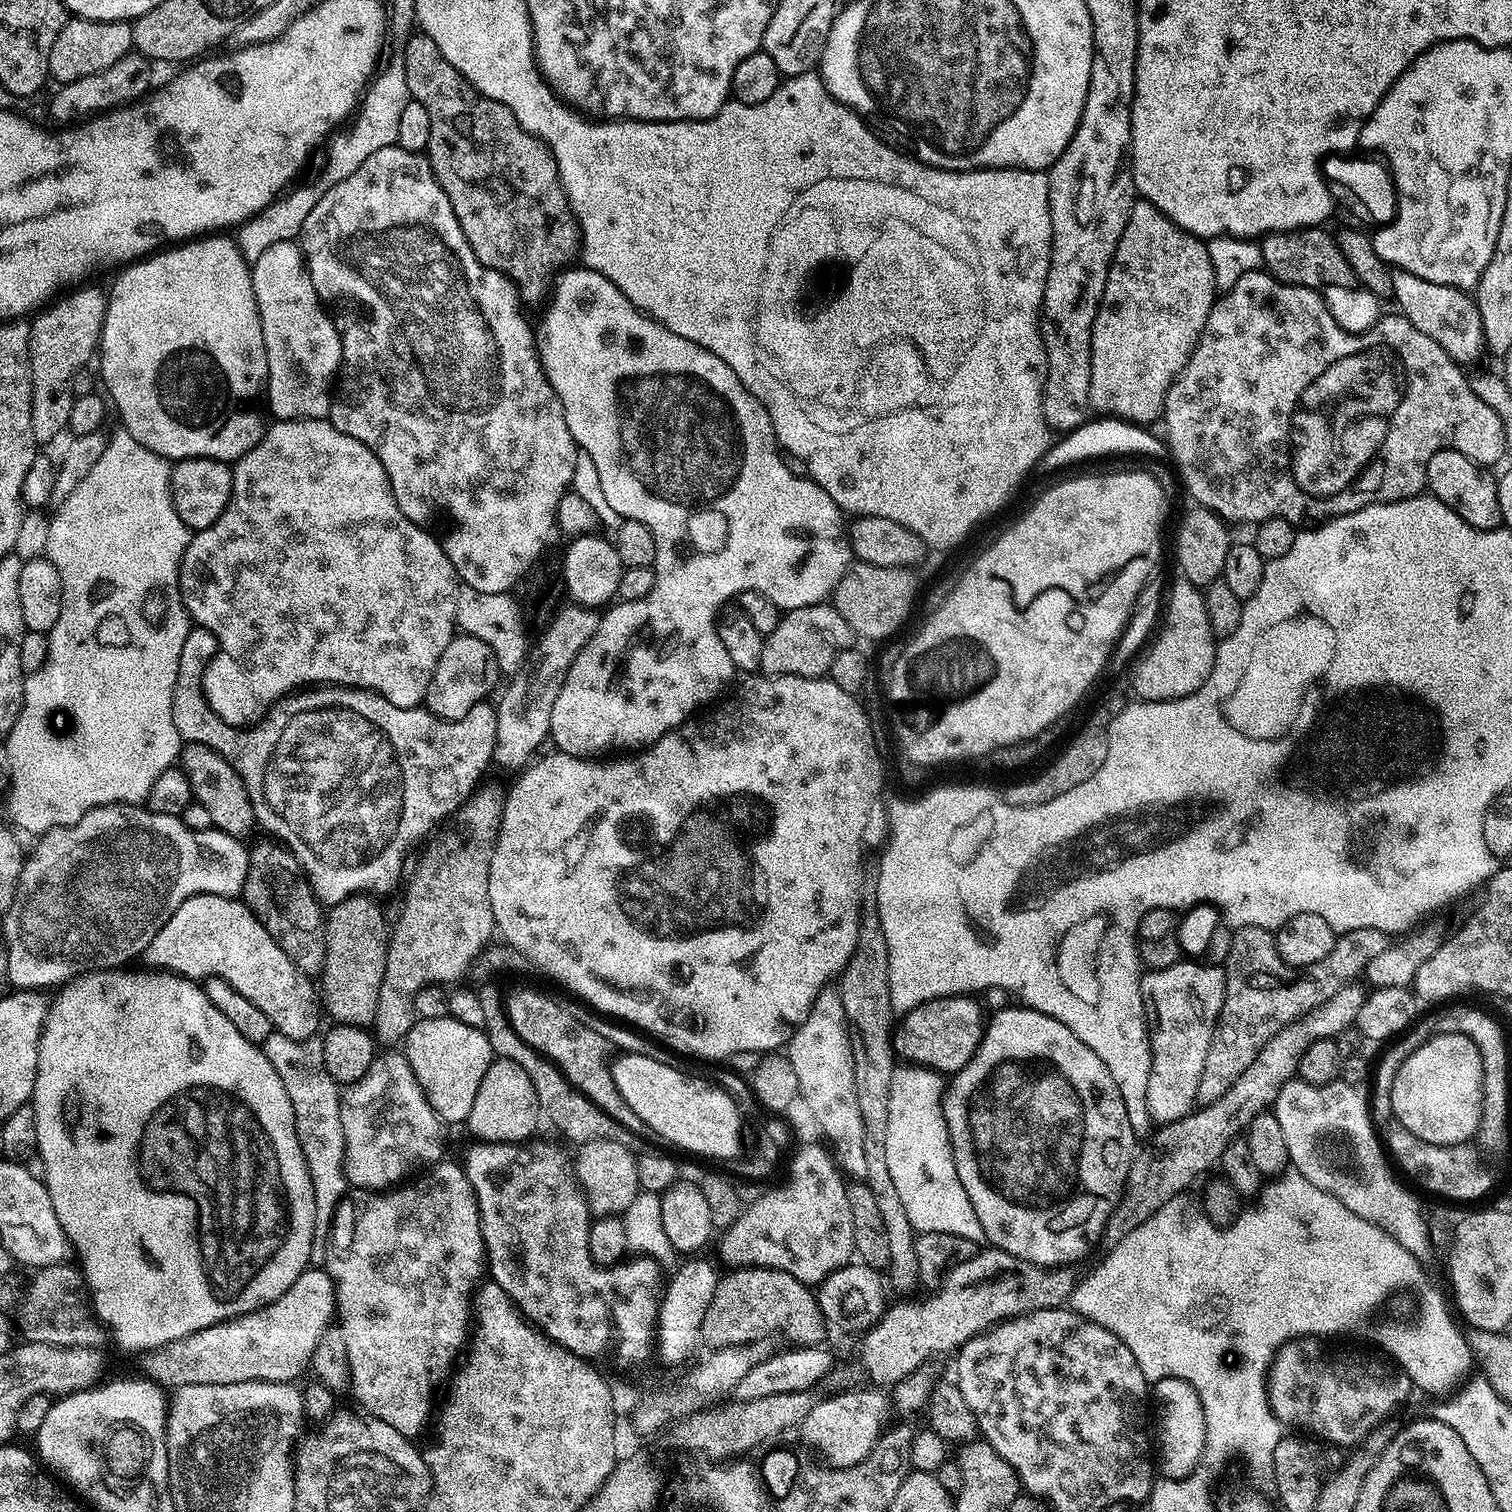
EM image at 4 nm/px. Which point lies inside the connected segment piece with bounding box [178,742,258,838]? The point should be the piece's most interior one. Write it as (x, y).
(215, 784)

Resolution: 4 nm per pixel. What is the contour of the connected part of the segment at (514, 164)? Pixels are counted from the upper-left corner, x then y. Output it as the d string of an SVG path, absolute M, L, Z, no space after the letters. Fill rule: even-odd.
M413 34L404 43L402 51L406 86L412 99L422 102L430 113L430 142L426 155L432 173L446 198L450 198L458 226L462 226L462 234L466 234L466 242L470 242L470 250L474 250L482 266L508 277L516 285L525 305L538 303L544 295L549 295L558 274L582 252L580 223L576 221L568 195L564 193L552 151L537 136L527 132L512 111L502 106L502 102L480 95L461 72L454 70L454 66L442 58L442 50L434 46L430 37Z

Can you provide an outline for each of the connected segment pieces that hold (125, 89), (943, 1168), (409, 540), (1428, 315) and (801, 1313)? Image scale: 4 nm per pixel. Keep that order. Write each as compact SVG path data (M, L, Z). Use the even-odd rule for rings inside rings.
M138 51L126 53L114 66L102 70L93 76L87 76L81 80L75 80L69 84L59 85L58 90L52 96L52 116L56 120L68 120L64 122L76 122L81 118L91 117L93 114L103 114L113 108L133 103L153 91L152 68L148 57Z
M897 1067L892 1075L888 1107L890 1118L886 1122L886 1162L890 1166L890 1178L898 1189L898 1198L902 1198L906 1218L910 1218L910 1226L917 1234L958 1234L977 1246L987 1245L986 1230L982 1230L982 1222L978 1222L978 1214L974 1214L974 1206L970 1206L970 1194L966 1194L966 1186L962 1186L954 1166L952 1143L944 1117L945 1077L931 1068L906 1067L910 1068Z
M325 418L322 420L276 420L269 423L264 430L264 436L251 448L243 458L235 461L231 465L232 469L232 493L230 494L230 502L226 506L226 510L222 510L222 514L211 524L209 528L201 528L193 535L192 541L186 546L186 550L182 554L182 562L180 563L180 593L182 594L182 602L186 606L189 617L199 627L210 630L216 635L216 642L221 653L224 652L232 661L229 664L215 665L217 676L205 679L204 681L204 697L210 706L210 710L214 710L214 714L218 714L218 718L222 718L222 722L226 722L235 728L246 728L253 724L259 724L265 716L268 715L278 701L284 699L285 696L295 693L297 690L303 689L305 686L347 686L350 688L364 688L367 692L377 692L382 698L386 698L386 702L394 702L394 706L402 706L403 708L418 708L424 704L424 695L428 692L430 682L434 678L434 666L438 666L438 658L442 658L442 650L446 650L446 646L450 646L453 636L457 635L456 626L456 593L458 591L458 577L454 566L450 562L450 558L446 558L444 553L444 545L439 539L436 540L427 531L427 527L410 522L406 518L406 514L402 514L402 510L398 506L398 502L392 493L392 483L388 481L386 470L382 466L382 462L378 462L378 458L368 449L365 444L358 442L358 438L350 438L350 434L346 434L342 430L338 430L332 425L331 420Z
M1399 270L1393 271L1394 300L1400 303L1399 311L1422 334L1430 334L1446 354L1461 366L1469 366L1480 355L1485 355L1486 343L1482 330L1482 318L1476 309L1476 301L1465 289L1442 286L1438 282L1426 282L1418 274Z
M745 1266L729 1271L729 1276L721 1275L716 1282L714 1298L710 1298L710 1306L706 1310L706 1318L702 1318L700 1340L708 1343L709 1349L734 1348L739 1344L755 1344L767 1341L767 1336L775 1332L784 1332L784 1336L792 1346L816 1346L824 1336L826 1321L820 1313L820 1304L816 1300L816 1292L809 1285L798 1282L790 1273L777 1268L754 1268Z

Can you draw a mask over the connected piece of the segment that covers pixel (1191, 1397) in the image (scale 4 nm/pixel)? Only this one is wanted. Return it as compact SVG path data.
M1162 1378L1155 1381L1150 1392L1154 1401L1154 1424L1160 1429L1154 1432L1154 1448L1160 1451L1154 1460L1159 1475L1166 1480L1184 1480L1197 1471L1200 1455L1206 1452L1206 1418L1202 1402L1194 1386L1182 1378Z

